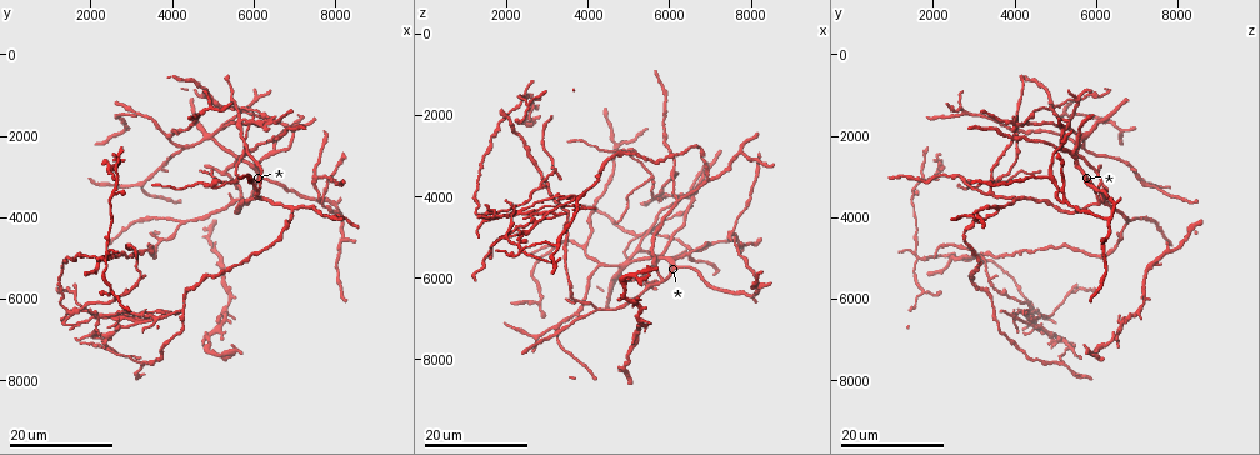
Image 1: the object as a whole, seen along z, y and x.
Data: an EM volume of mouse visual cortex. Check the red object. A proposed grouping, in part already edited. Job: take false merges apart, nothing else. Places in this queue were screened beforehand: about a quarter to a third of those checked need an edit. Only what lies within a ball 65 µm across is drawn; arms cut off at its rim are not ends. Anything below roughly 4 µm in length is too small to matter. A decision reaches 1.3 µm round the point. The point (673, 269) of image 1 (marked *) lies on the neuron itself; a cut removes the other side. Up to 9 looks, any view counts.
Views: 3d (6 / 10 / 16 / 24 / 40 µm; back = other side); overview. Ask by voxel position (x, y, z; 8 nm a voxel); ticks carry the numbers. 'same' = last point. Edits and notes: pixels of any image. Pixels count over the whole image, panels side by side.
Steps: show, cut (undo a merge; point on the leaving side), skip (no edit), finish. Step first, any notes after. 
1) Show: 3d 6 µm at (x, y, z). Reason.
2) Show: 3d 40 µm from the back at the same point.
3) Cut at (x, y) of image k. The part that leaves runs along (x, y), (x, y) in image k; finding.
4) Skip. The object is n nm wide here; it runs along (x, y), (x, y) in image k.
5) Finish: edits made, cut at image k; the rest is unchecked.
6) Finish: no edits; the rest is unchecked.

Show: 3d 16 µm at (6450, 2400, 5450). Three-way junction.

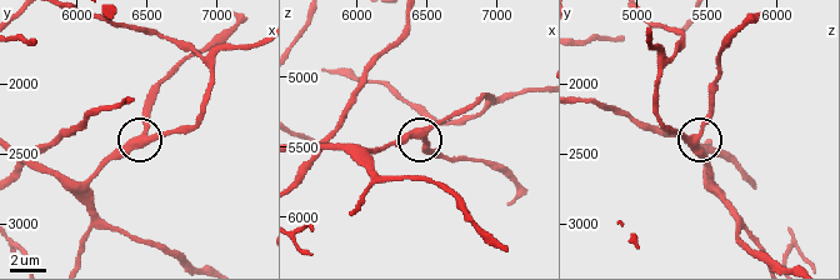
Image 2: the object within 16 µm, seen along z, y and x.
Show: 3d 10 µm at (6480, 2360, 5400).

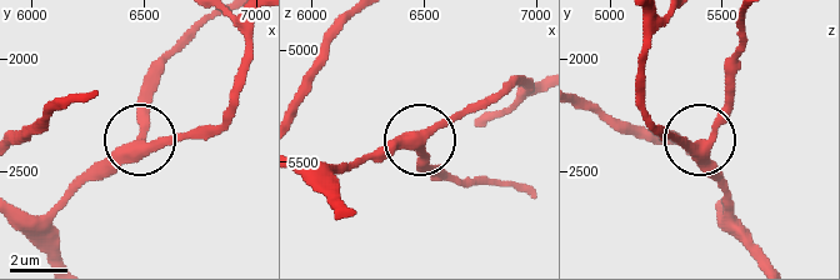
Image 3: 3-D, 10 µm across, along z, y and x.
Skip. The object is 360 nm wide here; it runs along (53, 254), (60, 210), (136, 139), (146, 76) in image 3; continuous, no second neuron.

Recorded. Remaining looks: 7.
Show: 3d 16 µm at (4950, 2000, 5550). A fork.

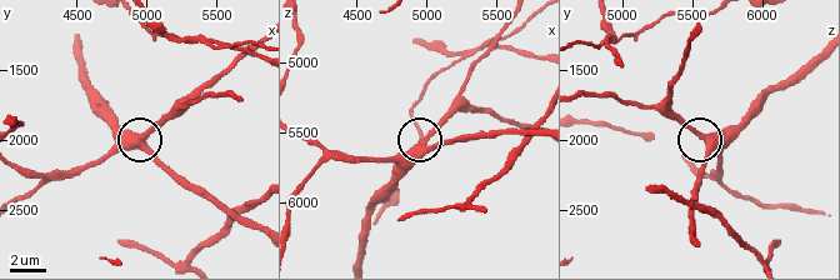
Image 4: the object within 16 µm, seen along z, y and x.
Show: 3d 6 µm at (4960, 1980, 5580). Zoom in.

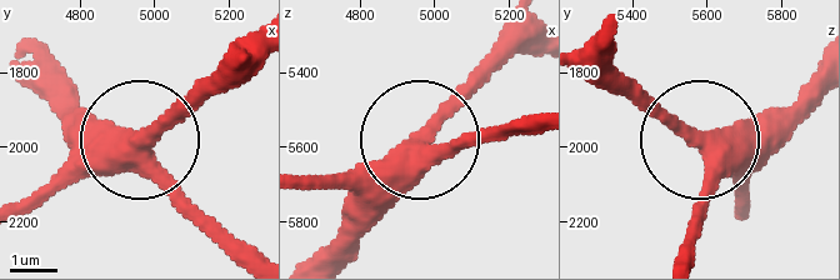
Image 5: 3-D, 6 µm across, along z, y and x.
Skip. 3 arms meet here; one neuron here.

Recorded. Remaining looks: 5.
Show: 3d 16 µm at (6250, 3550, 4050). Three-way junction.

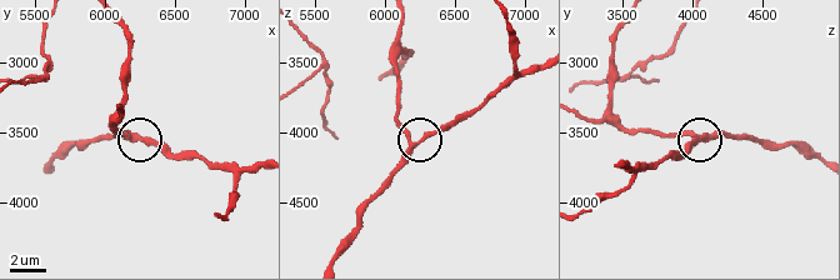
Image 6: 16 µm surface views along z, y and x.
Show: 3d 10 µm at (6200, 3520, 4100).

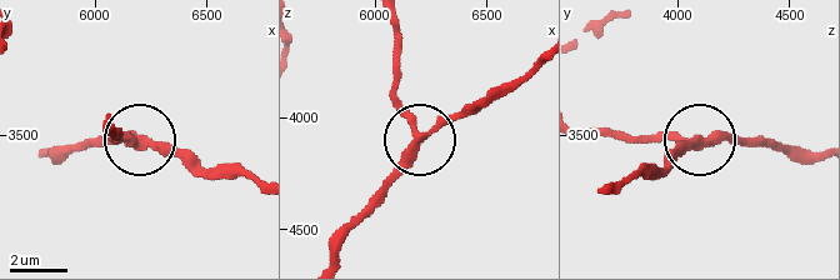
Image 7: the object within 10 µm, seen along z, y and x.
Skip. The object is 290 nm wide here; it runs along (331, 254), (415, 140), (396, 63) in image 7; continuous, no second neuron.

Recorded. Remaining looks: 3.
Show: 3d 24 µm at (7000, 3850, 3500). Two arms at a narrow angle.

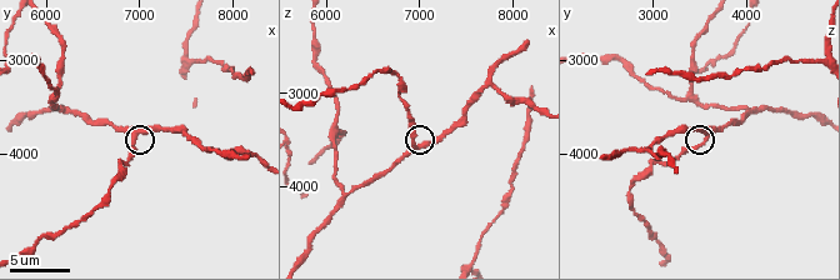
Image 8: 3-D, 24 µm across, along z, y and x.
Show: 3d 6 µm at (6950, 3850, 3550).

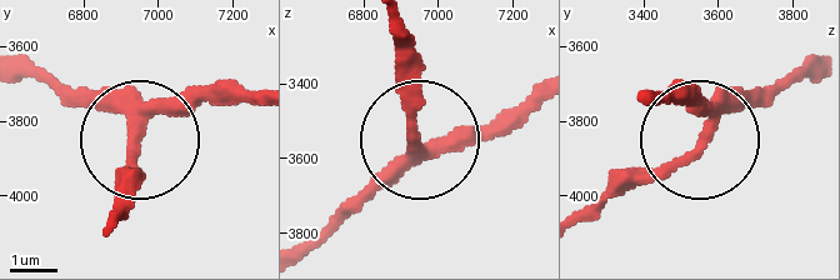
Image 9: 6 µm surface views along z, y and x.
Skip. The side arm is 18 µm long; it runs along (303, 258), (423, 141), (470, 141), (538, 110) in image 9; continuous, no second neuron.

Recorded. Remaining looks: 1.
Finish: no edits; the rest is unchecked.

